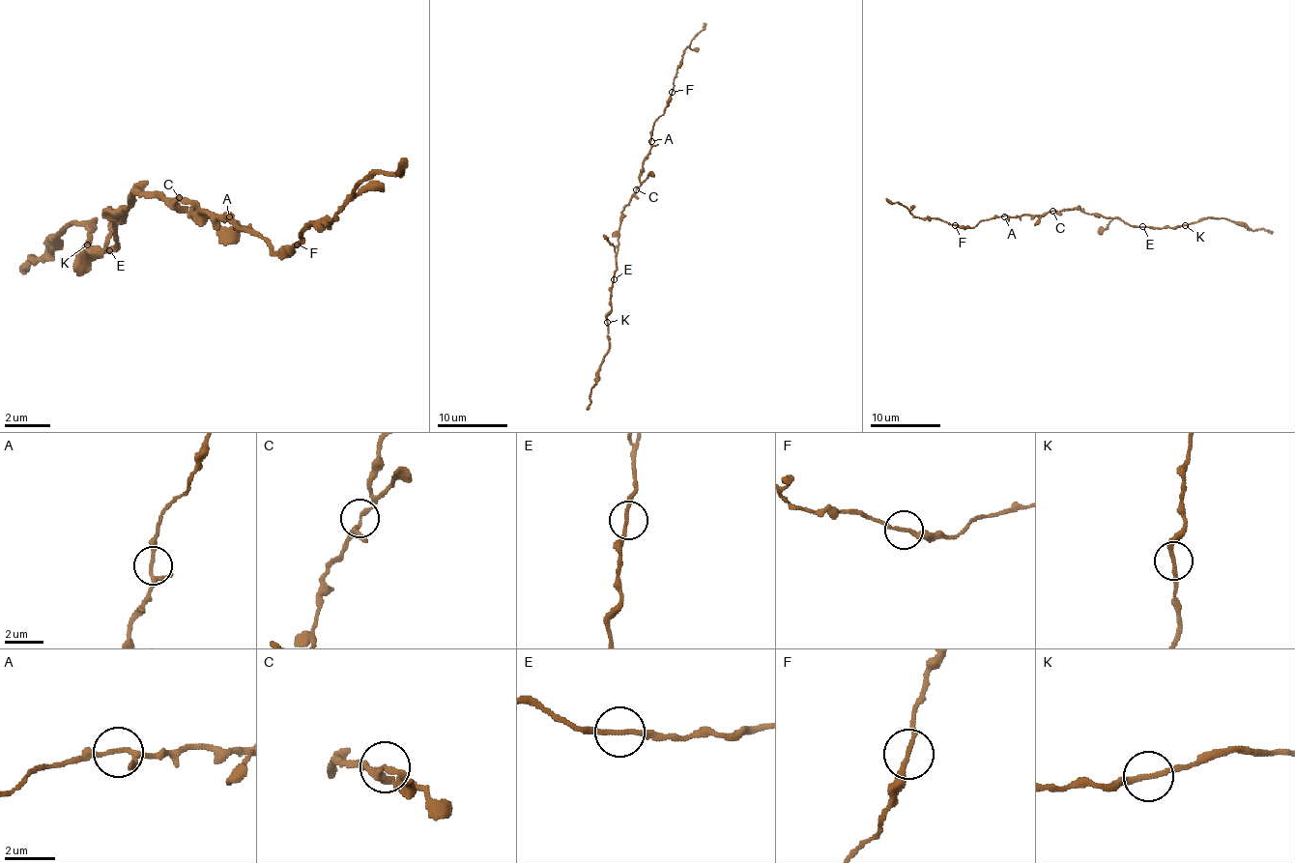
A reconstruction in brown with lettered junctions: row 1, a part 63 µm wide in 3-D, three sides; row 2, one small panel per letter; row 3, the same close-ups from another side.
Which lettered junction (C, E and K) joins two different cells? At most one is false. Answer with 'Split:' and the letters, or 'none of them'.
Split: none of them

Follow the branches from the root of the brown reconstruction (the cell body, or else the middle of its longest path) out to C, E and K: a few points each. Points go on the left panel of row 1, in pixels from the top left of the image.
C: (138, 193), (178, 199)
E: (138, 193), (127, 205), (121, 221), (115, 227), (115, 244), (109, 250)
K: (138, 193), (127, 205), (121, 221), (115, 227), (115, 244), (109, 250), (103, 250), (98, 256), (87, 244)

